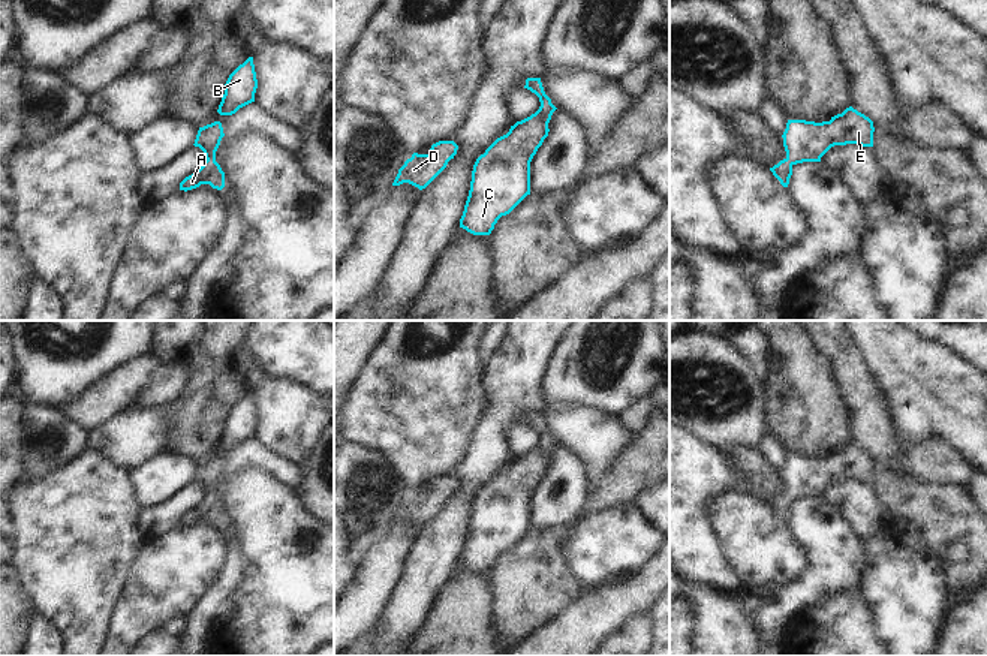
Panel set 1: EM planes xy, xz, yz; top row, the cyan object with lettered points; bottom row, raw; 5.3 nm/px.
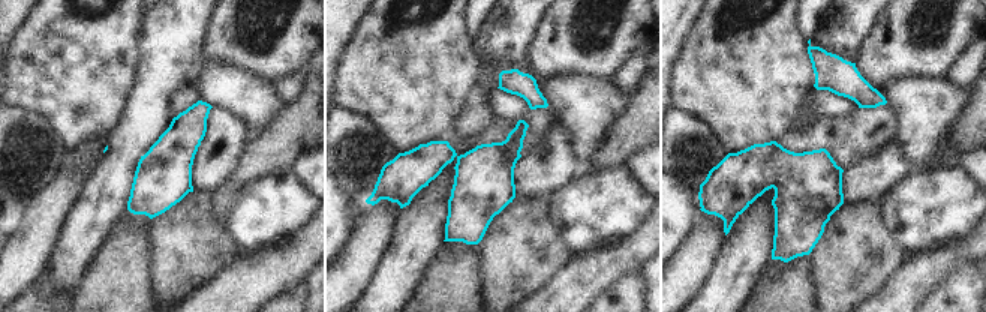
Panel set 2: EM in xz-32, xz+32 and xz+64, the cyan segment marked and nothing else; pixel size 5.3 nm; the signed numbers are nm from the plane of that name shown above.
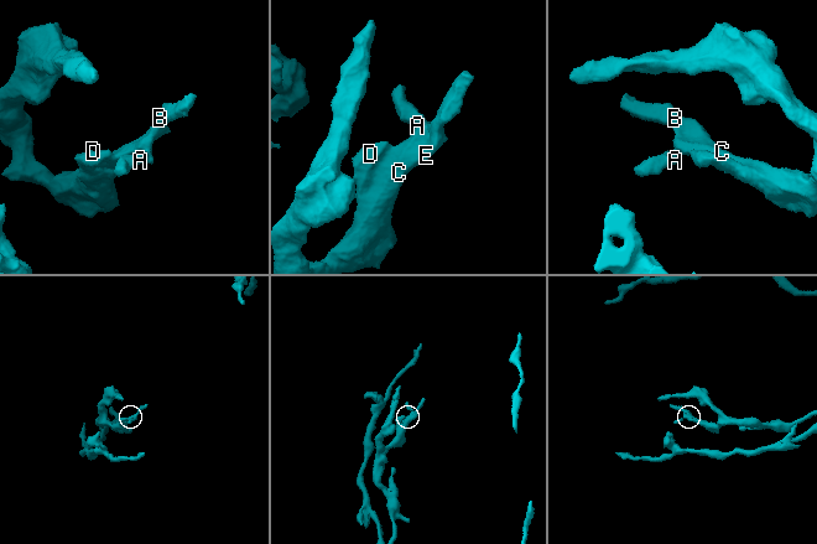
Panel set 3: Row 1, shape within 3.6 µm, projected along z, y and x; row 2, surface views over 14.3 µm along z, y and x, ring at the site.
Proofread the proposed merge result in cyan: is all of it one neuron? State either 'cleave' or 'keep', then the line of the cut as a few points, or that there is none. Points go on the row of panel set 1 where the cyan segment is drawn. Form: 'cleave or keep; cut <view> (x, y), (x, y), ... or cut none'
keep; cut none

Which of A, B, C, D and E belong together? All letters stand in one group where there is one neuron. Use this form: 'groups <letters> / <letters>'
groups A B C D E

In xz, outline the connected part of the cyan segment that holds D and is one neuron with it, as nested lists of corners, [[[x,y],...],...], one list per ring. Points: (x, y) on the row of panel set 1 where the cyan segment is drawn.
[[[439,141],[431,145],[428,154],[413,153],[398,169],[392,186],[409,183],[419,190],[425,189],[457,154],[458,145],[454,141]]]

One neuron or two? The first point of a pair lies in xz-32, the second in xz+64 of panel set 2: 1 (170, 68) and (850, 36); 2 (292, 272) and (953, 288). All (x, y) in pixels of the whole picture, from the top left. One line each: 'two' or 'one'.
1: one
2: two

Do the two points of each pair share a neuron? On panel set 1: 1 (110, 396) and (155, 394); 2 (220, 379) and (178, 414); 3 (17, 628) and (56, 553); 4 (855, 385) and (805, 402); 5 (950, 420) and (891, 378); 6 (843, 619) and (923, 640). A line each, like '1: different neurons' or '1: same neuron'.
1: same neuron
2: same neuron
3: different neurons
4: different neurons
5: same neuron
6: different neurons

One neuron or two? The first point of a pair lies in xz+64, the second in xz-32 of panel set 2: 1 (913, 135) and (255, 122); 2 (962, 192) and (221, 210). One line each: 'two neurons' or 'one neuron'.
1: one neuron
2: two neurons

